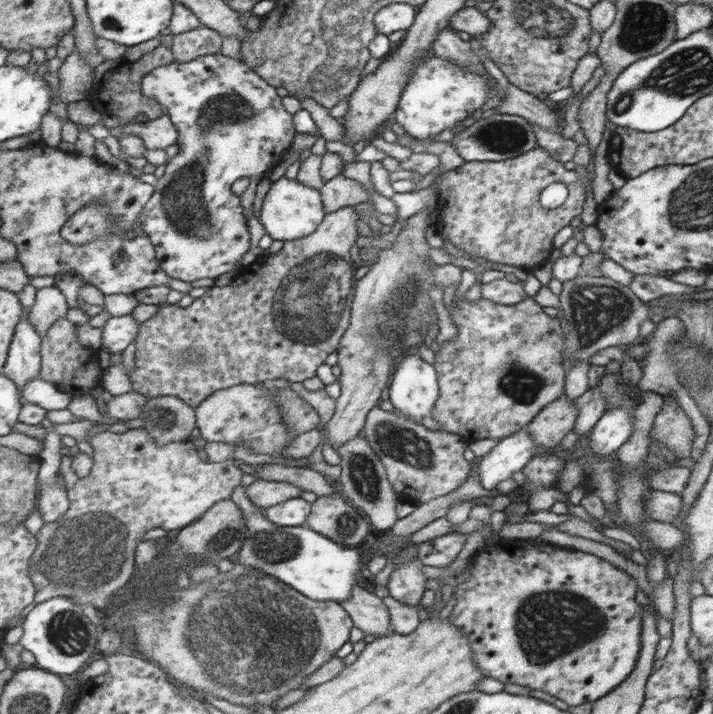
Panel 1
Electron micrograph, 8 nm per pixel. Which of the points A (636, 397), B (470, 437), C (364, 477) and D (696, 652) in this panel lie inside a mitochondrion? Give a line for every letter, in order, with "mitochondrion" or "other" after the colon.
A: other
B: other
C: mitochondrion
D: other

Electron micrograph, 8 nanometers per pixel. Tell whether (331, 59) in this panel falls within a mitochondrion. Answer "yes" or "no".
yes

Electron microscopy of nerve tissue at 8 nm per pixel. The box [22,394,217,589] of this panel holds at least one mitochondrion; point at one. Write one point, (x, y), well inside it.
(162, 420)

